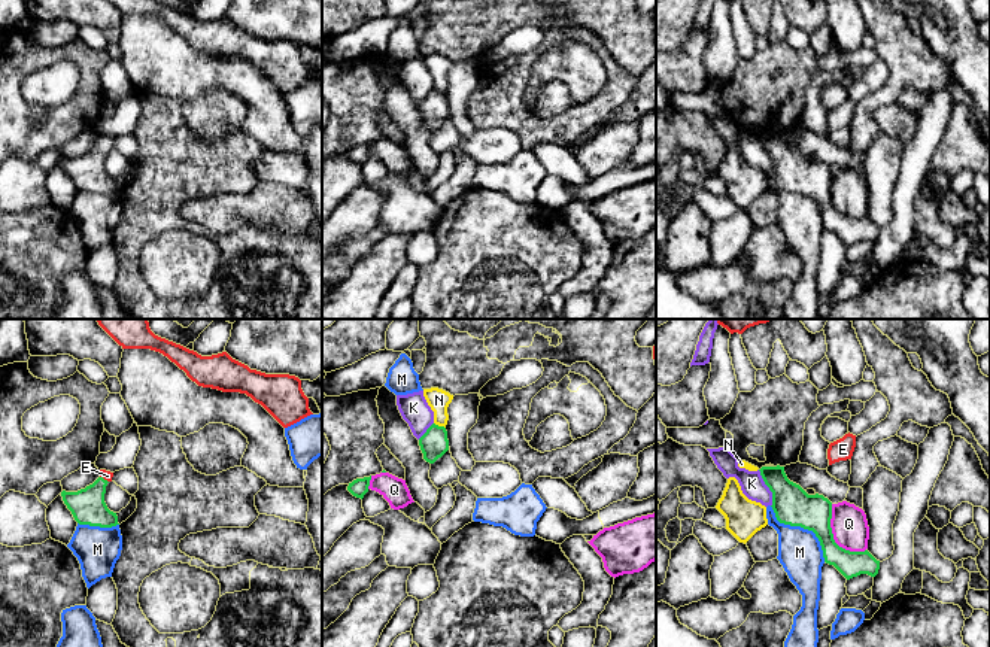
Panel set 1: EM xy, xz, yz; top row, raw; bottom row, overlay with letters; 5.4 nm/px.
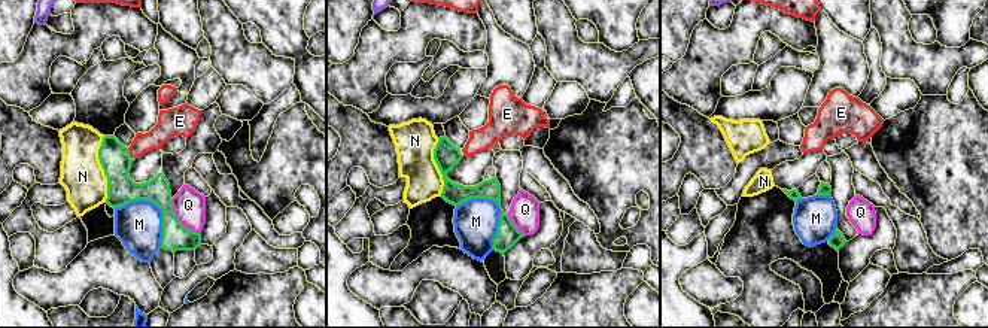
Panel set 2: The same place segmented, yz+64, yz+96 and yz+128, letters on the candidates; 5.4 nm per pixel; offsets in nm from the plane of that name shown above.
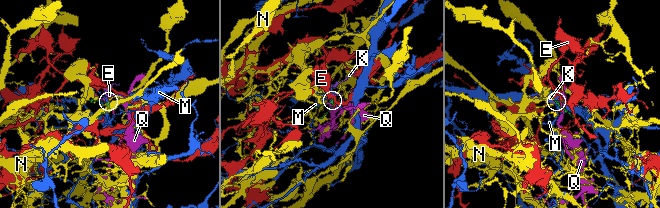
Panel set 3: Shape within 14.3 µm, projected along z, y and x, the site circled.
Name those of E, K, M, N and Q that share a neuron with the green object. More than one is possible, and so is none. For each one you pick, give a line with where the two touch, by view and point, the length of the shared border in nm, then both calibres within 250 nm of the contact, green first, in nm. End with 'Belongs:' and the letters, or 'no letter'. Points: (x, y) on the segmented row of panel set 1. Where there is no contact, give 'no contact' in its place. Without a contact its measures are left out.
E: xy (103, 479) | 60 nm | 190/50 nm
Belongs: E

